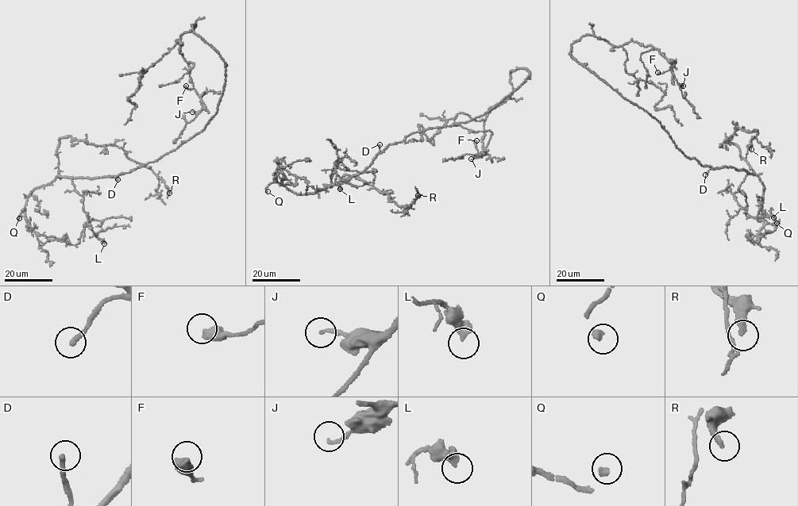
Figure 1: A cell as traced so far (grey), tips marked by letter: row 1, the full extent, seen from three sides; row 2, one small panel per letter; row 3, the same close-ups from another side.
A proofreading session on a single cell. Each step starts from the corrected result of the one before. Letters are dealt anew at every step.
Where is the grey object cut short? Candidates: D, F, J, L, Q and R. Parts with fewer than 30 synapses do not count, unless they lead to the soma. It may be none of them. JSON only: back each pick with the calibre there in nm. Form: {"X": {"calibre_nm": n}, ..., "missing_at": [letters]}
{"D": {"calibre_nm": 220}, "Q": {"calibre_nm": 240}, "missing_at": ["D", "Q"]}

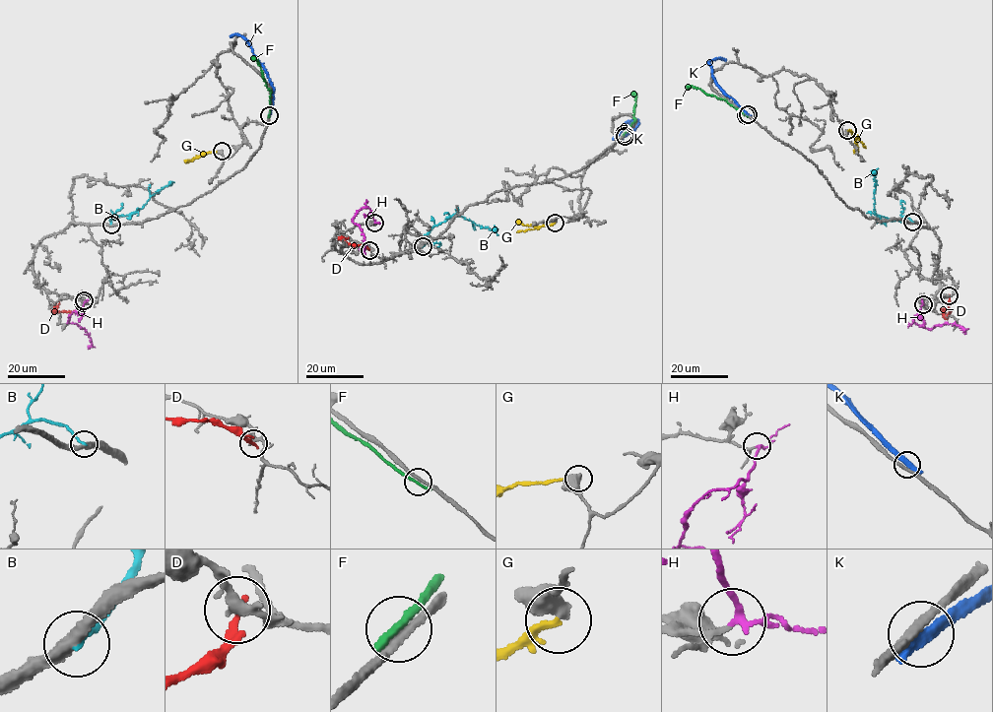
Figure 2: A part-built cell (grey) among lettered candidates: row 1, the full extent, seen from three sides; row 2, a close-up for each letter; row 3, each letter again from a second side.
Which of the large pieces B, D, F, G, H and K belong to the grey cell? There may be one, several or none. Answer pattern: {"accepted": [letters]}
{"accepted": ["H"]}

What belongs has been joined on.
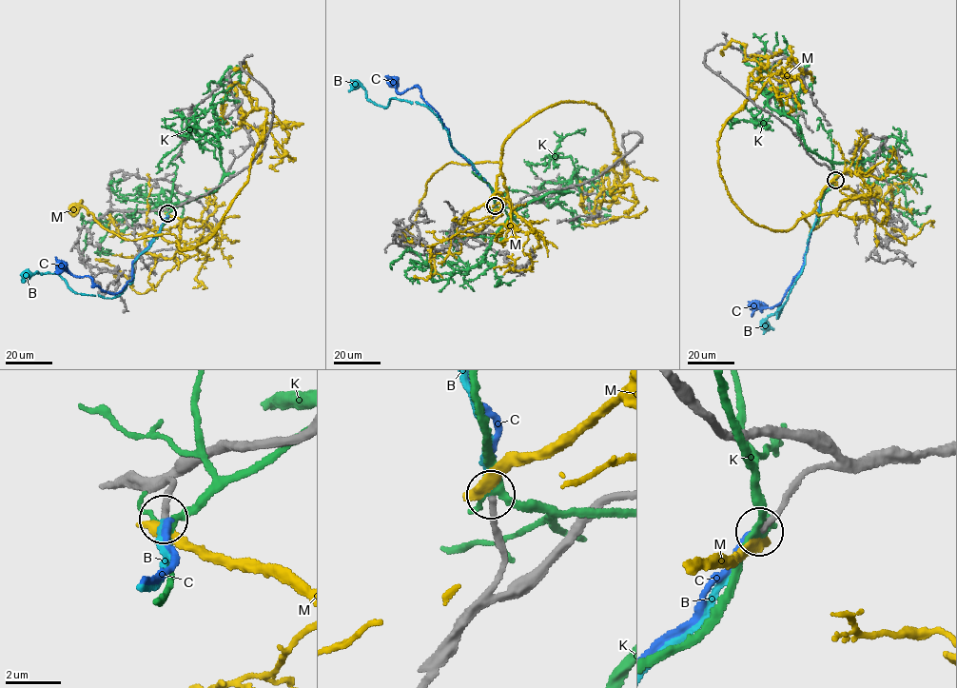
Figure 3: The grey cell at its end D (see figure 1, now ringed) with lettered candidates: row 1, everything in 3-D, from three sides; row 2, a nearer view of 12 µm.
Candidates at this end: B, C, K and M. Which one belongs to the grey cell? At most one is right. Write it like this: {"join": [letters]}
{"join": ["B"]}

